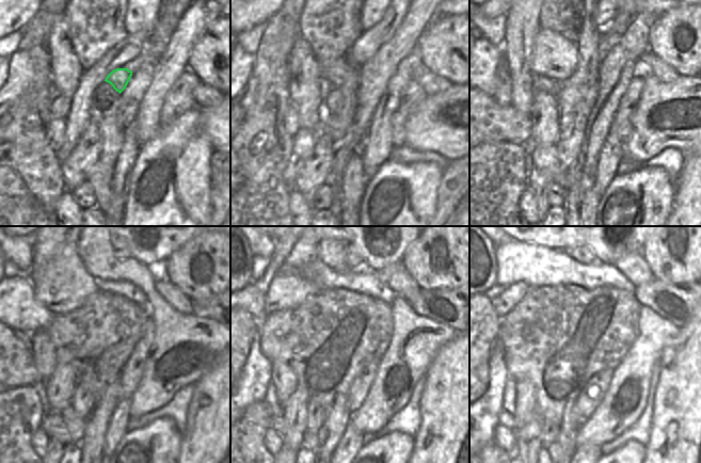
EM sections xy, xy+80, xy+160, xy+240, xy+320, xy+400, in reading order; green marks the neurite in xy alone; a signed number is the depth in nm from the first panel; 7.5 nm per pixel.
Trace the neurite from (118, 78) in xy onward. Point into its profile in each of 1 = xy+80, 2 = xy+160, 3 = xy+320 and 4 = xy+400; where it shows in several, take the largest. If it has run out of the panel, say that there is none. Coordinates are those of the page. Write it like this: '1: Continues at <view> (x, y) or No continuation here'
1: Continues at xy+80 (337, 72)
2: Continues at xy+160 (553, 57)
3: Continues at xy+320 (290, 286)
4: Continues at xy+400 (512, 294).

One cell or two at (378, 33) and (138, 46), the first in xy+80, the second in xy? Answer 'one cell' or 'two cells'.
one cell

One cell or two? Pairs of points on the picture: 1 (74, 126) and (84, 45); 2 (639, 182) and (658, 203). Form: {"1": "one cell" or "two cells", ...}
{"1": "two cells", "2": "one cell"}

